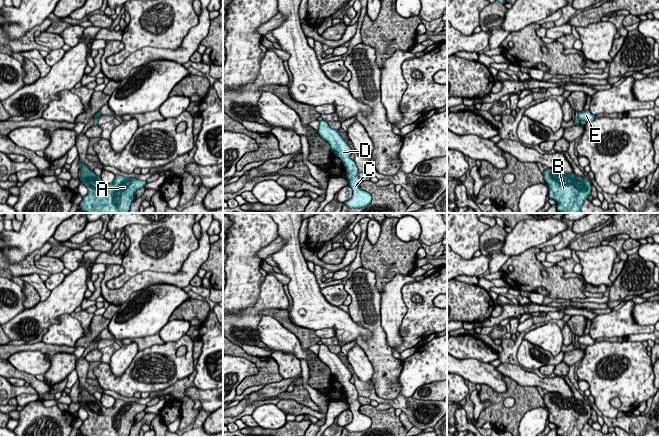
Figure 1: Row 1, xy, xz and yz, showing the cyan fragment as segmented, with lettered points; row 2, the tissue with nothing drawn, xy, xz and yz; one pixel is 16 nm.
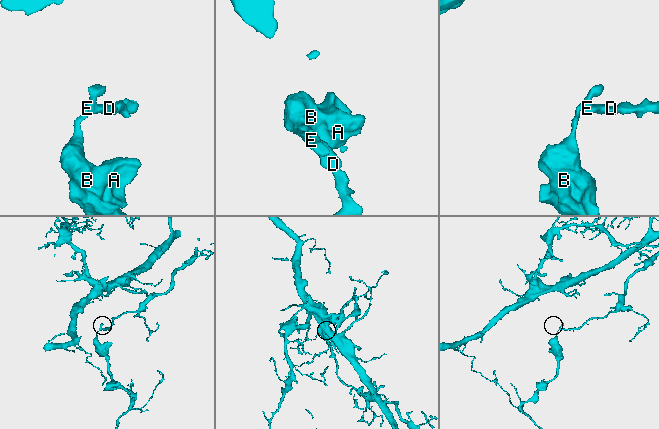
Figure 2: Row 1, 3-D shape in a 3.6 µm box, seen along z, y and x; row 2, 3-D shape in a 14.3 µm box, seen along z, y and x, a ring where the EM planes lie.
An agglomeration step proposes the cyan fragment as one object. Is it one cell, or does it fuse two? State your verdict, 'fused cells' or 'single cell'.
fused cells

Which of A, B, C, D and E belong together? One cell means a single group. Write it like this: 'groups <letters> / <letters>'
groups A B / C D E

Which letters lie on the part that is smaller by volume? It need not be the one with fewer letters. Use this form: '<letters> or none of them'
A, B

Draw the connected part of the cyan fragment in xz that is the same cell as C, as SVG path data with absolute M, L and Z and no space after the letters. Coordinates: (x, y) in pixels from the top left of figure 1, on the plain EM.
M321 344L320 345L320 350L319 353L317 354L318 358L320 359L320 361L322 363L324 363L325 365L327 365L330 368L331 371L331 375L342 384L345 392L346 392L346 401L349 405L349 410L352 412L353 414L353 419L352 422L349 423L348 425L344 426L349 432L363 432L367 429L369 429L371 427L372 424L372 420L370 417L362 414L360 412L360 407L361 404L358 401L358 392L354 386L353 383L350 382L351 378L352 378L352 374L351 372L348 370L348 368L344 365L344 363L340 360L340 358L338 357L337 354L332 353L329 348L324 345Z

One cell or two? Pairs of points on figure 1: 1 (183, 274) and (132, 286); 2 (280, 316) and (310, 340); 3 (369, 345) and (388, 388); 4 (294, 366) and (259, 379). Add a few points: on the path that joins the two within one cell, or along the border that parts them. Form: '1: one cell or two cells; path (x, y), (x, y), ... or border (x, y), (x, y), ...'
1: one cell; path (170, 278), (145, 279)
2: one cell; path (287, 323), (303, 334)
3: one cell; path (380, 356), (386, 367), (386, 377)
4: two cells; border (270, 356), (276, 362), (278, 373), (283, 378)

